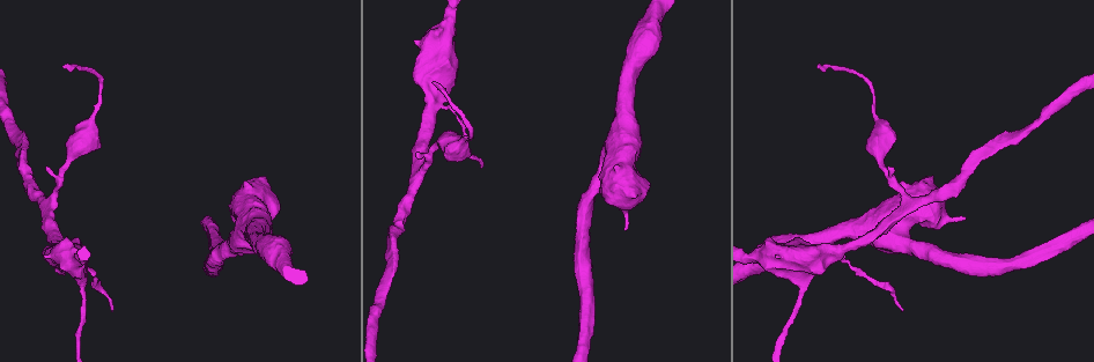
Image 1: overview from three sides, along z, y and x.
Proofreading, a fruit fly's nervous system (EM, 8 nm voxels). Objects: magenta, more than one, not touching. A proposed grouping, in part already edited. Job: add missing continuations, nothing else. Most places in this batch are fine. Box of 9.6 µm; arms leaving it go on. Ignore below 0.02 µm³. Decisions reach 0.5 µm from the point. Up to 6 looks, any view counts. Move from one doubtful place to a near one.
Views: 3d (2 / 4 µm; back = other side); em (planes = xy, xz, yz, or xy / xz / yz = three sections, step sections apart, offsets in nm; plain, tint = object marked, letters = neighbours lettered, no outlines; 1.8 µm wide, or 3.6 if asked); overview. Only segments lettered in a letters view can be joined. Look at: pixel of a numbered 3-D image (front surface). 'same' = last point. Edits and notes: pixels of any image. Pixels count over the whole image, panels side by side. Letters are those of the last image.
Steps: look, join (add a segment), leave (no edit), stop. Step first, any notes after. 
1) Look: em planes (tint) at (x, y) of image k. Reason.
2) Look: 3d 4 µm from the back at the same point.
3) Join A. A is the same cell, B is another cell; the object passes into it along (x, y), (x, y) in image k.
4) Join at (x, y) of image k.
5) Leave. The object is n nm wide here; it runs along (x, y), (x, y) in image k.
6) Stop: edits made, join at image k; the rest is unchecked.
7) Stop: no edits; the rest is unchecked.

Look: em planes (letters) at (480, 168) of image 1. Tapers out.

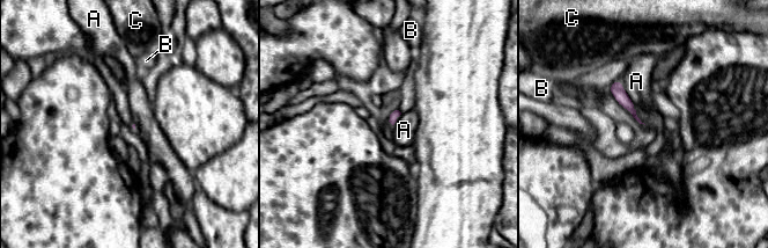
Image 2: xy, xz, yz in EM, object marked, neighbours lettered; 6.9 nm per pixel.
Leave. A, B and C are other cells; a border runs along (620, 80), (621, 87), (634, 104) in image 2; no lettered segment goes on from it.

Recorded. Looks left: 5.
Look: 3d 4 µm at (89, 120) of image 1. Thick turns thin.

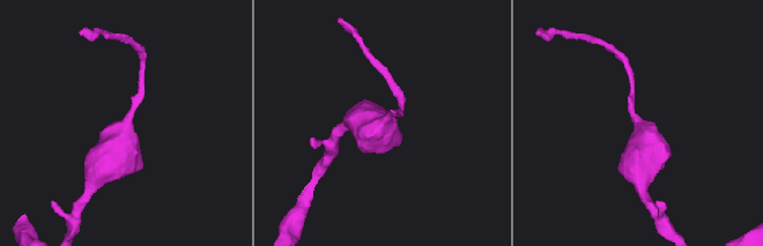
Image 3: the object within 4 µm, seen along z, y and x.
Look: em 3.6 µm xy step 8 (tint) at (639, 125) of image 3. Need the tissue.

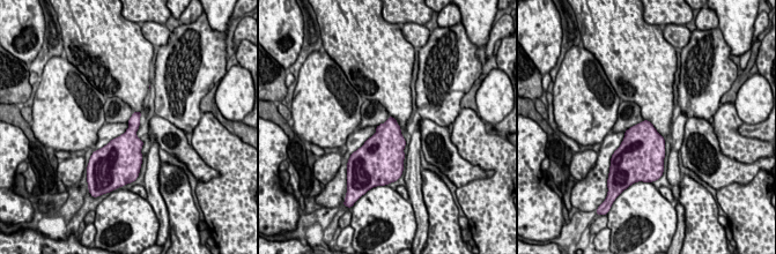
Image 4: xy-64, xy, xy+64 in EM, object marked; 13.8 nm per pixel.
Look: em 3.6 µm planes (letters) at the same point. Cut it another way.

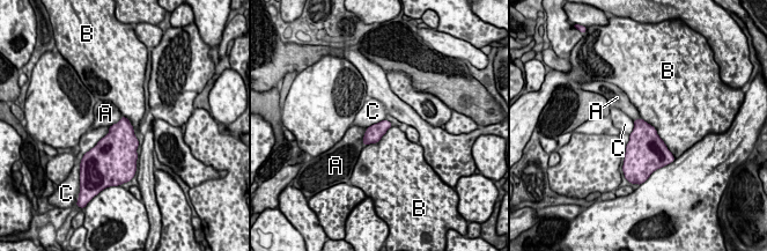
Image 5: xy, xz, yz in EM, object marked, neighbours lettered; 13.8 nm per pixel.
Leave. The object is 240 nm wide here; A, B and C are other cells; a border runs along (110, 126), (109, 131), (88, 150) in image 5; none of them fits.

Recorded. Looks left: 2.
Look: 3d 4 µm at (63, 66) of image 1. Branch stops here.

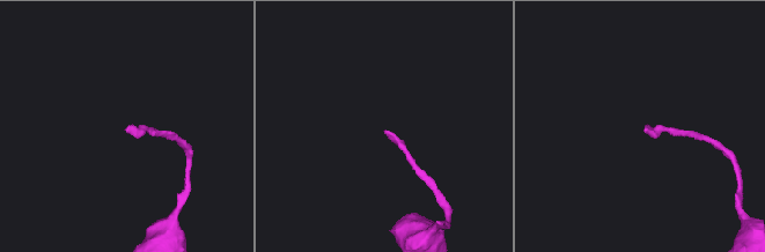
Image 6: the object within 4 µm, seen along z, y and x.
Look: em xz step 16 (letters) at (385, 131) of image 6. Now the EM.

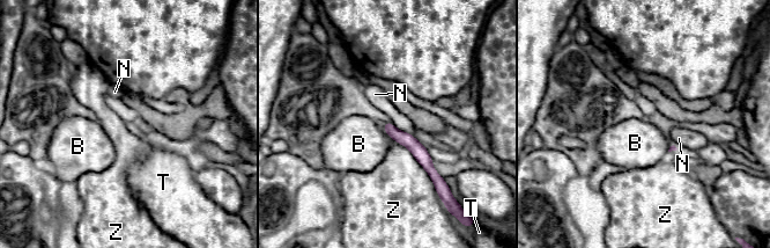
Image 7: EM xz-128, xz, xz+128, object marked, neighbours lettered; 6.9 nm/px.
Leave. B, N, T and Z are other cells; a border runs along (382, 123), (385, 132), (391, 138) in image 7; none of them fits.

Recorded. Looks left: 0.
Stop: no edits; the rest is unchecked.

